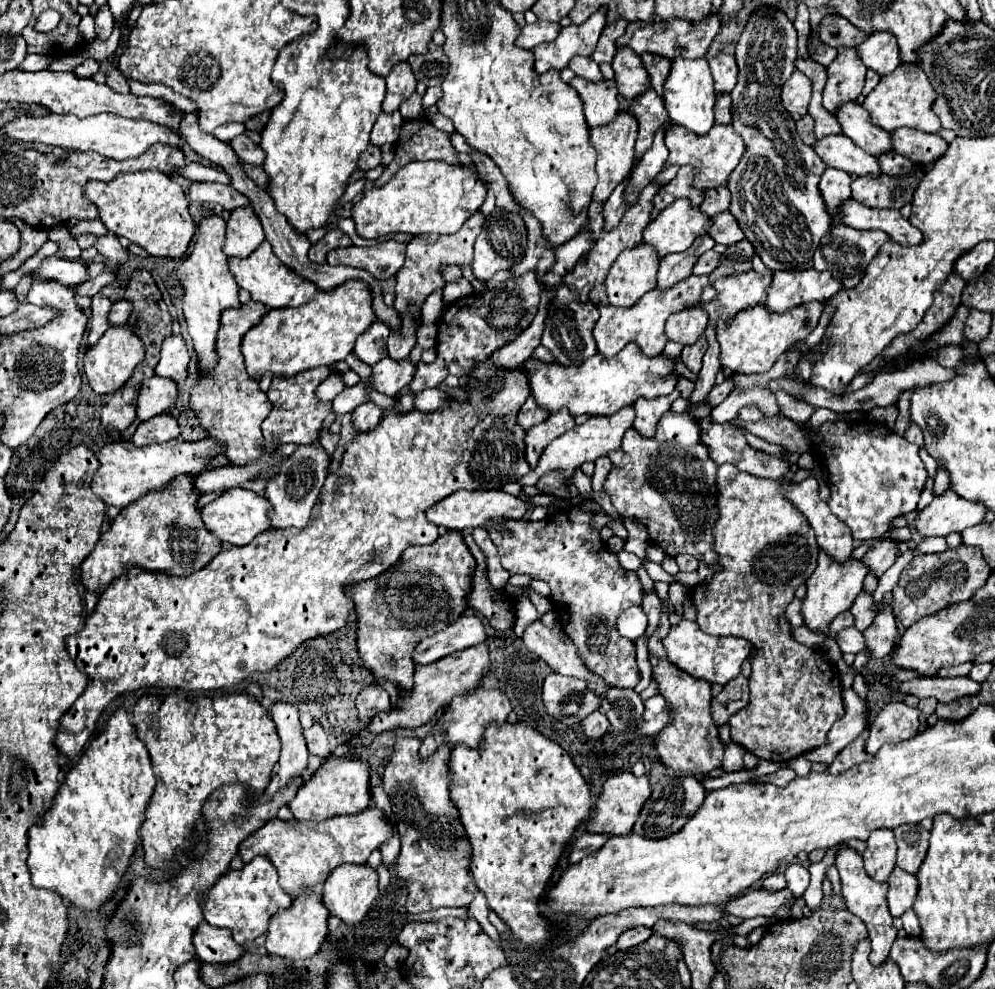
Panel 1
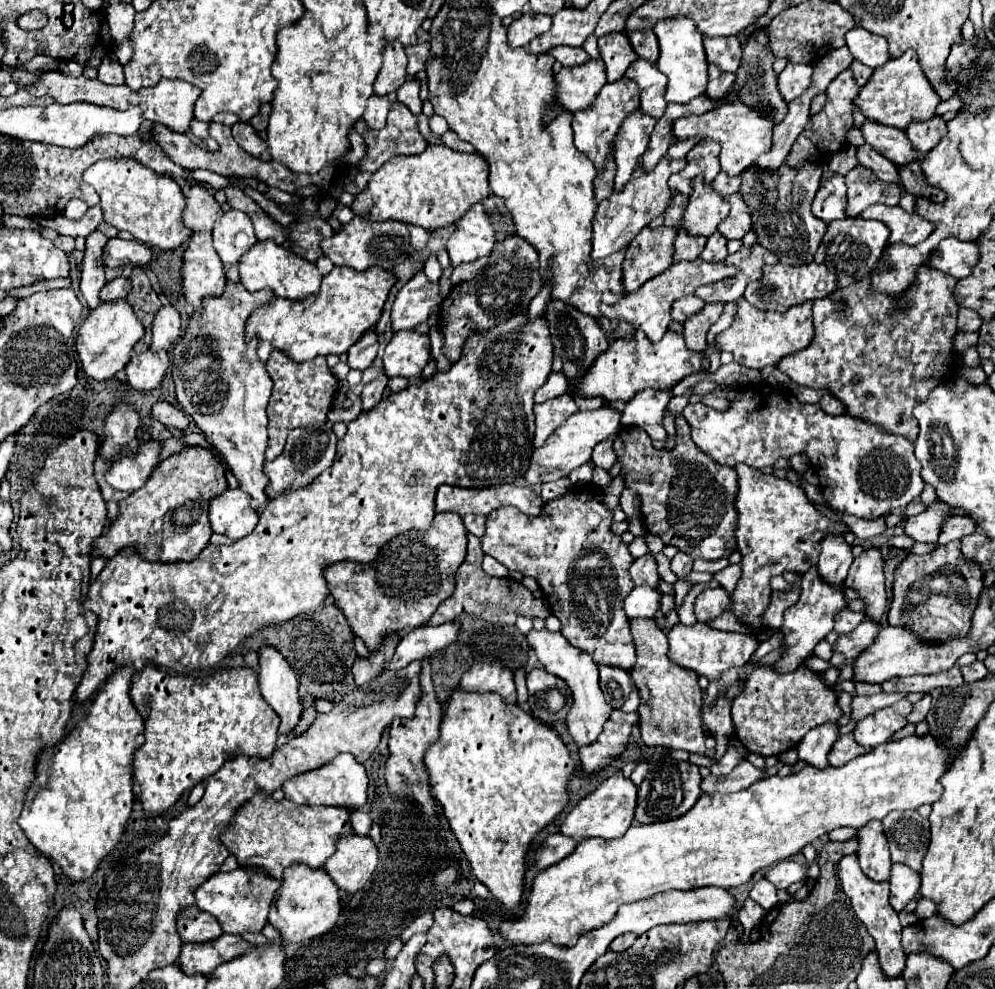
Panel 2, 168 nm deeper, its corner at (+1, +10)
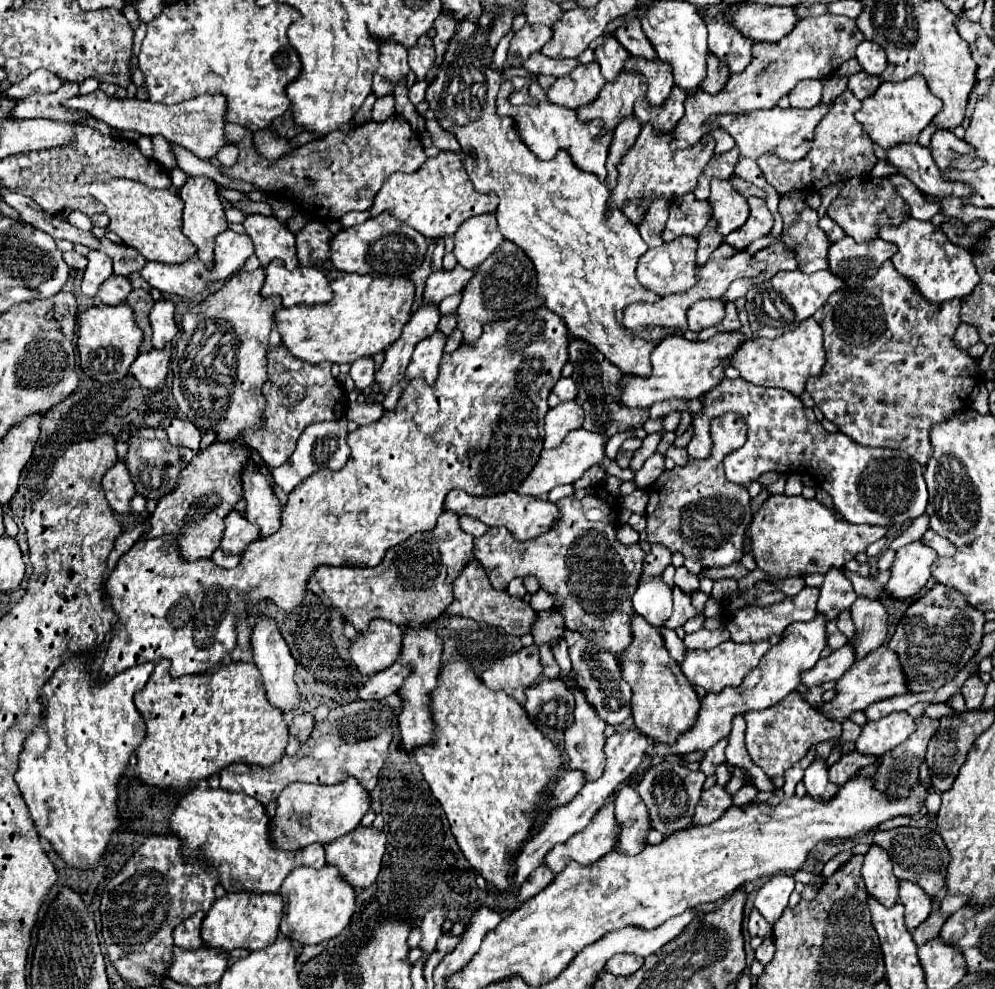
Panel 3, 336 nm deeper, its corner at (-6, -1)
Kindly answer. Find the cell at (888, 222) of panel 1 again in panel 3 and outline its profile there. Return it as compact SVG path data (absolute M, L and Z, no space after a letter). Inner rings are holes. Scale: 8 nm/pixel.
M909 217L901 225L883 225L879 229L879 237L885 241L893 241L897 245L897 253L893 255L893 265L895 269L911 279L921 295L929 301L945 301L945 299L963 299L969 295L975 285L979 283L979 275L973 265L973 257L969 251L949 243L949 239L941 233L941 227L933 227L931 221L917 221ZM899 239L899 241L897 241Z

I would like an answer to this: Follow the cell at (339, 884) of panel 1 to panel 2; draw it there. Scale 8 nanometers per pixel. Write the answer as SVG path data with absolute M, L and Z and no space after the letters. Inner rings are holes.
M356 832L342 834L336 842L336 852L326 860L326 872L338 882L340 890L354 894L370 880L378 864L378 850L370 836Z

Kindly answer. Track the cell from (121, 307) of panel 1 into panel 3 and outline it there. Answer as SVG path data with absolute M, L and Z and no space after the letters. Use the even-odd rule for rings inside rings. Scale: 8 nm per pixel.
M115 275L115 277L109 277L109 281L105 281L105 285L101 285L101 293L97 293L97 295L99 295L101 303L105 303L105 305L121 305L127 301L131 289L133 287L127 277Z

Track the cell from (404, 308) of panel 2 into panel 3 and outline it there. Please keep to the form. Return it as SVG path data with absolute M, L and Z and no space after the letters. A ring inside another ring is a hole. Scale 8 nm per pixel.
M457 265L453 271L437 271L427 279L425 293L423 293L423 305L439 305L447 295L461 293L467 281L473 277L475 271L461 269Z

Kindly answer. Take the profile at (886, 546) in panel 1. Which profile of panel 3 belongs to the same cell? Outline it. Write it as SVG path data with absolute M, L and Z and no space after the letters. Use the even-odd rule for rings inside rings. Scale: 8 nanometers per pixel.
M857 597L851 605L853 623L857 625L857 641L851 641L855 647L857 659L865 657L869 651L877 649L887 639L887 607L881 599L871 597Z

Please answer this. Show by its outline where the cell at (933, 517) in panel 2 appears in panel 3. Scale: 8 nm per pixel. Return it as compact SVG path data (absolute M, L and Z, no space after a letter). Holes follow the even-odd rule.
M913 541L897 551L891 567L891 579L885 585L895 599L913 599L929 581L931 565L939 555L923 541Z

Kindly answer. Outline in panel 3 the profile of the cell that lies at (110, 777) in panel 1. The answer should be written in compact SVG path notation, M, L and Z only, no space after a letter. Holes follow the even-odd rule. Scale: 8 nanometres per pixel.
M73 657L45 683L41 691L43 723L25 741L19 757L19 771L15 773L15 781L35 821L37 833L43 835L55 853L75 869L97 867L111 843L111 837L123 823L117 807L119 779L123 777L133 751L145 741L147 733L147 725L133 705L133 695L145 687L155 667L153 663L143 663L109 681L99 681L95 677L95 683L91 685L93 665L95 661L89 661L87 657Z

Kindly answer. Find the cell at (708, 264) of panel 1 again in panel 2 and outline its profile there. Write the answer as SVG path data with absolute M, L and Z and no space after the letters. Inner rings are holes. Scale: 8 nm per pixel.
M714 232L714 234L708 238L706 248L702 250L700 258L702 258L702 260L708 260L708 262L722 262L722 260L726 260L726 256L728 256L726 242L728 242L728 240L726 240L722 234Z

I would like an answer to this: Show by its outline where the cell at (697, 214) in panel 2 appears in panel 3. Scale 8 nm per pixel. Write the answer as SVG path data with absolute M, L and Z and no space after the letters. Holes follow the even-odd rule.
M721 179L711 181L709 205L711 205L711 217L717 221L717 233L723 237L739 229L749 217L749 207L745 205L745 197L741 197L729 185L729 181Z

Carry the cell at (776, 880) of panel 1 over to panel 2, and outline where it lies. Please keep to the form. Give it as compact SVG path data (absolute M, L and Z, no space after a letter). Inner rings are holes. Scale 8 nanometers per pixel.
M765 878L754 883L749 897L768 911L778 904L777 888Z

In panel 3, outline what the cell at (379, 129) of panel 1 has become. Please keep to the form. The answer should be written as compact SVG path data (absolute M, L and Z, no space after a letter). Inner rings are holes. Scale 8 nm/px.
M393 95L381 97L381 99L377 99L377 103L375 103L375 107L373 107L373 121L375 121L375 123L383 123L383 121L387 121L393 113L395 113L395 99L393 99Z

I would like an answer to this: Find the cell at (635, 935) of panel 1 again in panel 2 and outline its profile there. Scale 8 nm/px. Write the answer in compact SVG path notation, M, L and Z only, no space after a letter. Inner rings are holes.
M624 934L624 936L616 938L616 940L610 944L610 950L612 950L612 952L624 952L624 950L628 950L628 948L634 944L634 940L636 940L636 934Z

